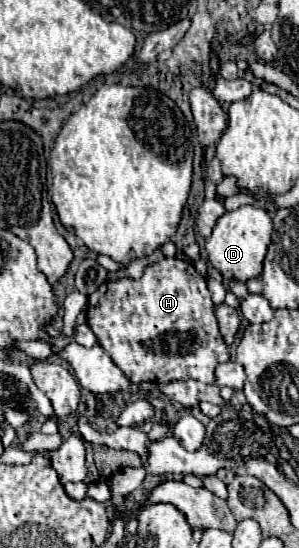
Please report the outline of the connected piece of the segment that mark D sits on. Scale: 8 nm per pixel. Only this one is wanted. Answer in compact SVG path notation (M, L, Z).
M247 204L247 206L237 208L235 212L225 212L217 220L217 224L213 228L213 234L205 244L207 254L209 254L209 262L225 278L247 282L249 278L255 278L255 276L261 274L261 270L263 270L261 264L263 264L267 246L271 244L272 232L272 220L269 218L267 210L261 208L261 206Z

